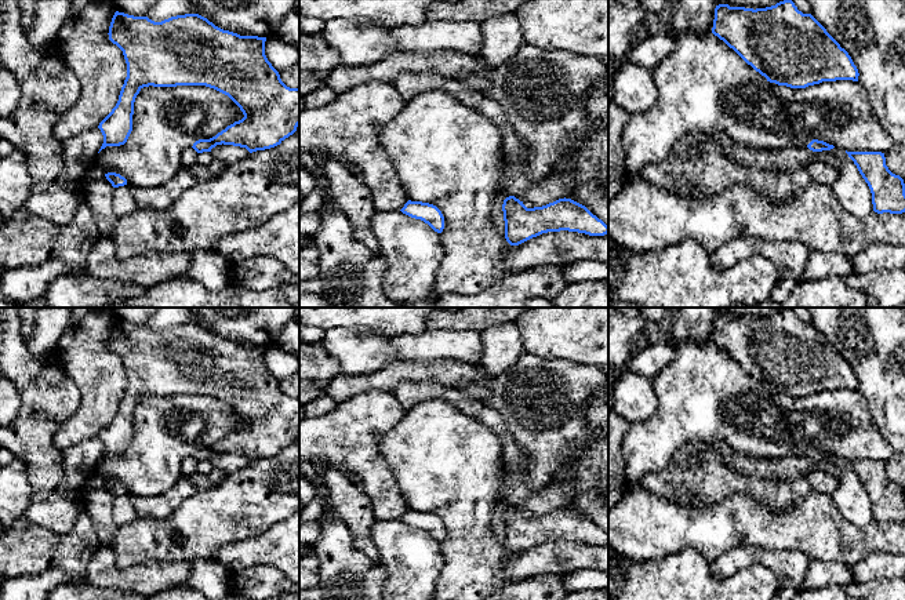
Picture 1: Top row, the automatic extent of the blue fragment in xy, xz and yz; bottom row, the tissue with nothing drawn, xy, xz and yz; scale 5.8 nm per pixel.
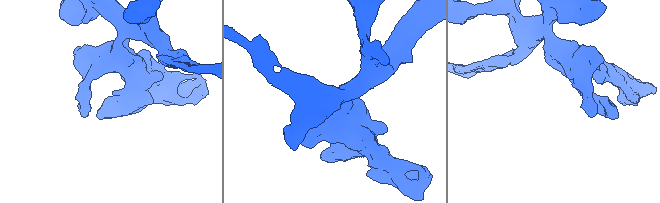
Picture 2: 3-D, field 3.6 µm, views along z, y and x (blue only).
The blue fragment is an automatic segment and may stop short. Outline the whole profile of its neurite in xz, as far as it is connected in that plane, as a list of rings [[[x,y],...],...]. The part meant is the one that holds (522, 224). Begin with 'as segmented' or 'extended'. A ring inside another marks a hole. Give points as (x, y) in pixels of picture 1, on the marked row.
as segmented; [[[509,196],[502,204],[505,239],[510,246],[519,246],[548,232],[578,232],[589,236],[604,236],[608,226],[585,206],[559,199],[542,207],[527,208],[523,201]]]

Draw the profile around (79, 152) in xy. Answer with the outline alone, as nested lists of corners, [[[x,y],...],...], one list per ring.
[[[98,127],[63,141],[63,170],[61,182],[83,189],[90,171],[95,167],[95,157],[102,143],[103,135]]]

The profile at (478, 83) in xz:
[[[465,74],[461,77],[454,79],[454,81],[462,84],[465,88],[473,91],[475,94],[481,94],[487,97],[487,88],[488,88],[488,81],[486,74]]]

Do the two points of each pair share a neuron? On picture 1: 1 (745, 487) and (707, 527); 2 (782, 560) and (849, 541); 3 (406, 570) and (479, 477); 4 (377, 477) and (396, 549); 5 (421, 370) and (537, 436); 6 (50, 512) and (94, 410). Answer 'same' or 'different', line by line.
1: different
2: different
3: different
4: different
5: same
6: different

